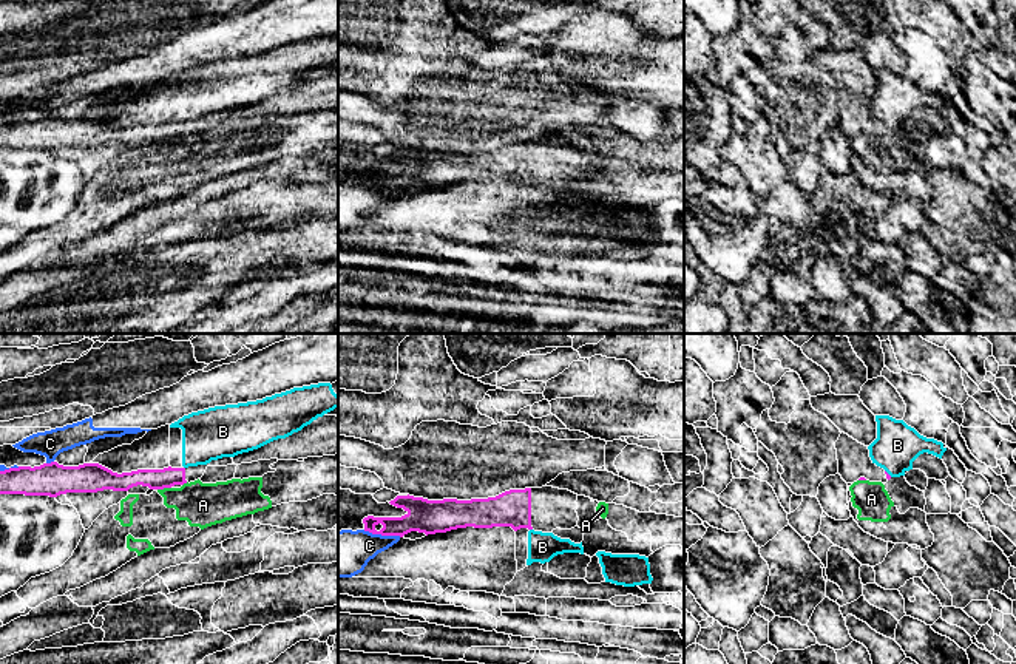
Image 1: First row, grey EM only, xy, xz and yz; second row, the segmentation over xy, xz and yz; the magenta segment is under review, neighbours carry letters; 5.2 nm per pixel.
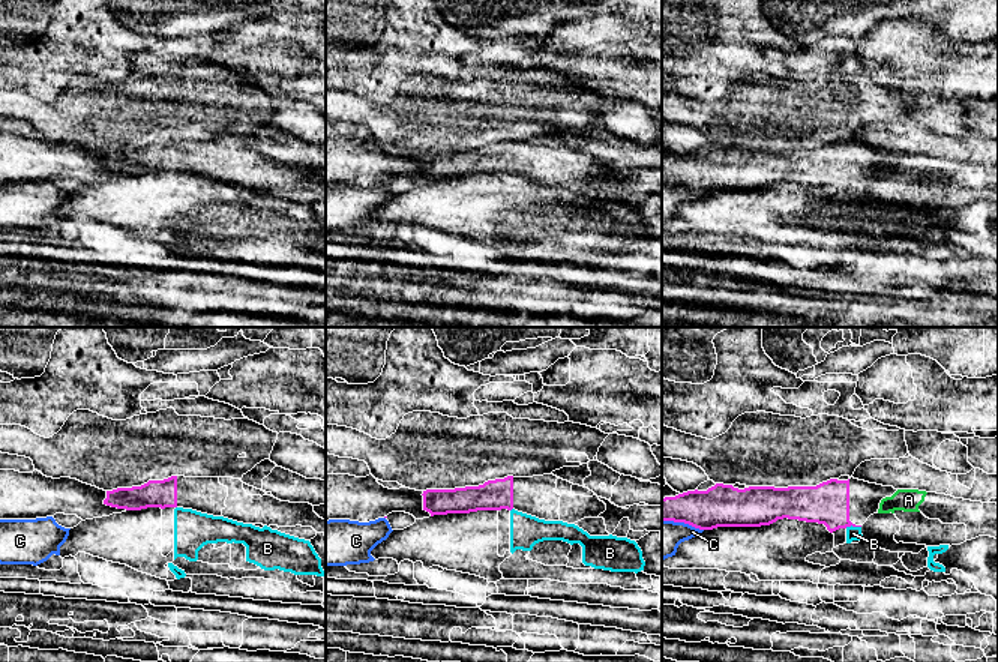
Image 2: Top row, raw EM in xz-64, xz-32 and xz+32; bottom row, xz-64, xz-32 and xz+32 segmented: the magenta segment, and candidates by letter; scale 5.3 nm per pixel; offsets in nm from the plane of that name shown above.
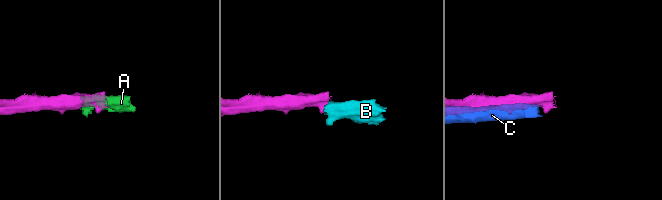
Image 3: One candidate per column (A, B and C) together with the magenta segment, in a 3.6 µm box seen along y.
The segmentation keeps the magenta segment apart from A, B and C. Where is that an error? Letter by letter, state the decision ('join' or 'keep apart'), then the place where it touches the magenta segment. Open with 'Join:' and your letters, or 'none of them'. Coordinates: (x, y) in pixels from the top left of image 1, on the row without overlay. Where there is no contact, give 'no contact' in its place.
Join: none of them
A: keep apart | xy (164, 141)
B: keep apart | yz (887, 127)
C: keep apart | xz (382, 189)

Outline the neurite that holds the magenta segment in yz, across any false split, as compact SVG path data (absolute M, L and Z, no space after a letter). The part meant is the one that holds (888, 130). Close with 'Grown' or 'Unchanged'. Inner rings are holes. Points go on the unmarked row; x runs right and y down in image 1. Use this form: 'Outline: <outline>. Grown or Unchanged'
Outline: M842 86L835 96L838 128L846 137L857 134L886 137L891 130L877 120L871 111L868 100L859 97L848 88Z. Grown

